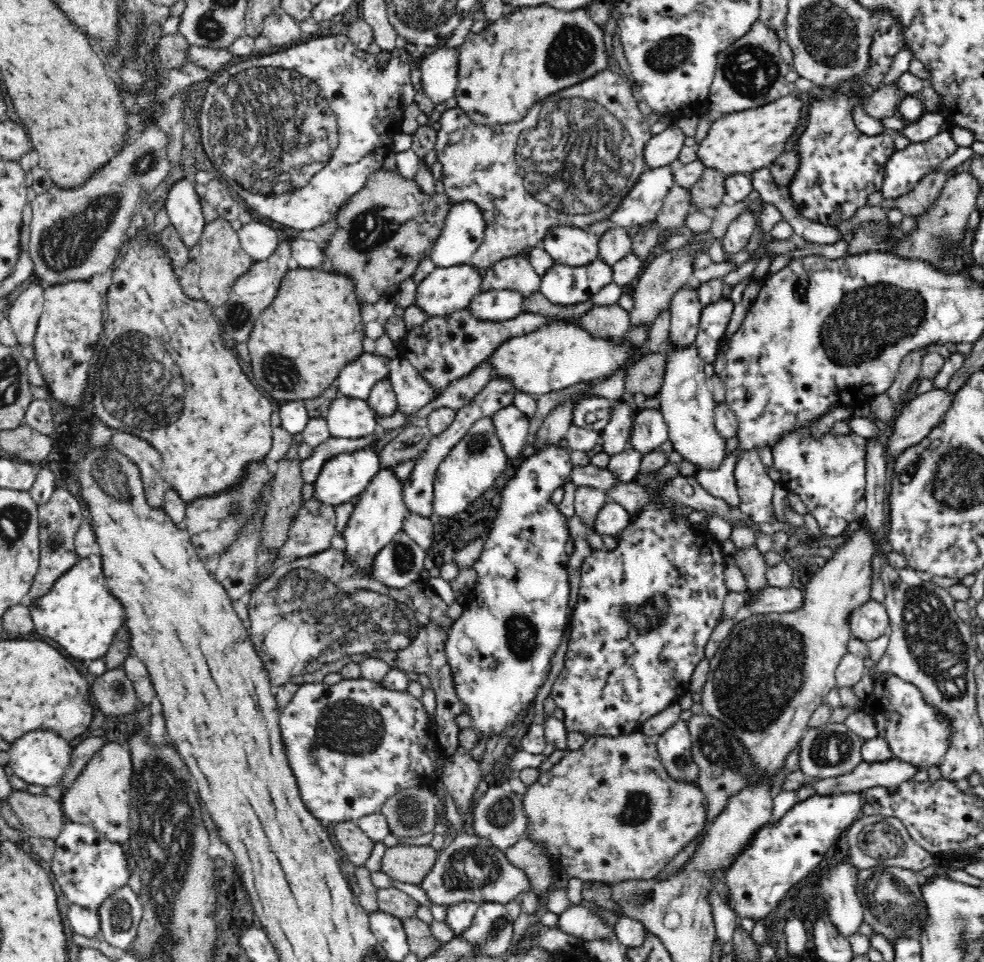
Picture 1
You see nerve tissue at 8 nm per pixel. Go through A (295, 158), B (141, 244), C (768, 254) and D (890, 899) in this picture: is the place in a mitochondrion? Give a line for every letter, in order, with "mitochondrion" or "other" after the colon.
A: mitochondrion
B: other
C: other
D: mitochondrion

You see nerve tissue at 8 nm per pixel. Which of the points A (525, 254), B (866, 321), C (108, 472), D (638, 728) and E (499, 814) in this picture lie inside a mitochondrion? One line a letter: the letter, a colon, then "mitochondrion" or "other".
A: other
B: mitochondrion
C: mitochondrion
D: other
E: mitochondrion

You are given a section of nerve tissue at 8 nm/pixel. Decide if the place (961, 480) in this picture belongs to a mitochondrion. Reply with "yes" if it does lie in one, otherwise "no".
yes

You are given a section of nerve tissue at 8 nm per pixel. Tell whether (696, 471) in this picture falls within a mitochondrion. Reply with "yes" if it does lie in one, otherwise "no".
no

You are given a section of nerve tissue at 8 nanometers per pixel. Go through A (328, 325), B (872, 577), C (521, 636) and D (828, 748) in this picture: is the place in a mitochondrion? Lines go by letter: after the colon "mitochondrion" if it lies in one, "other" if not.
A: other
B: other
C: mitochondrion
D: mitochondrion

